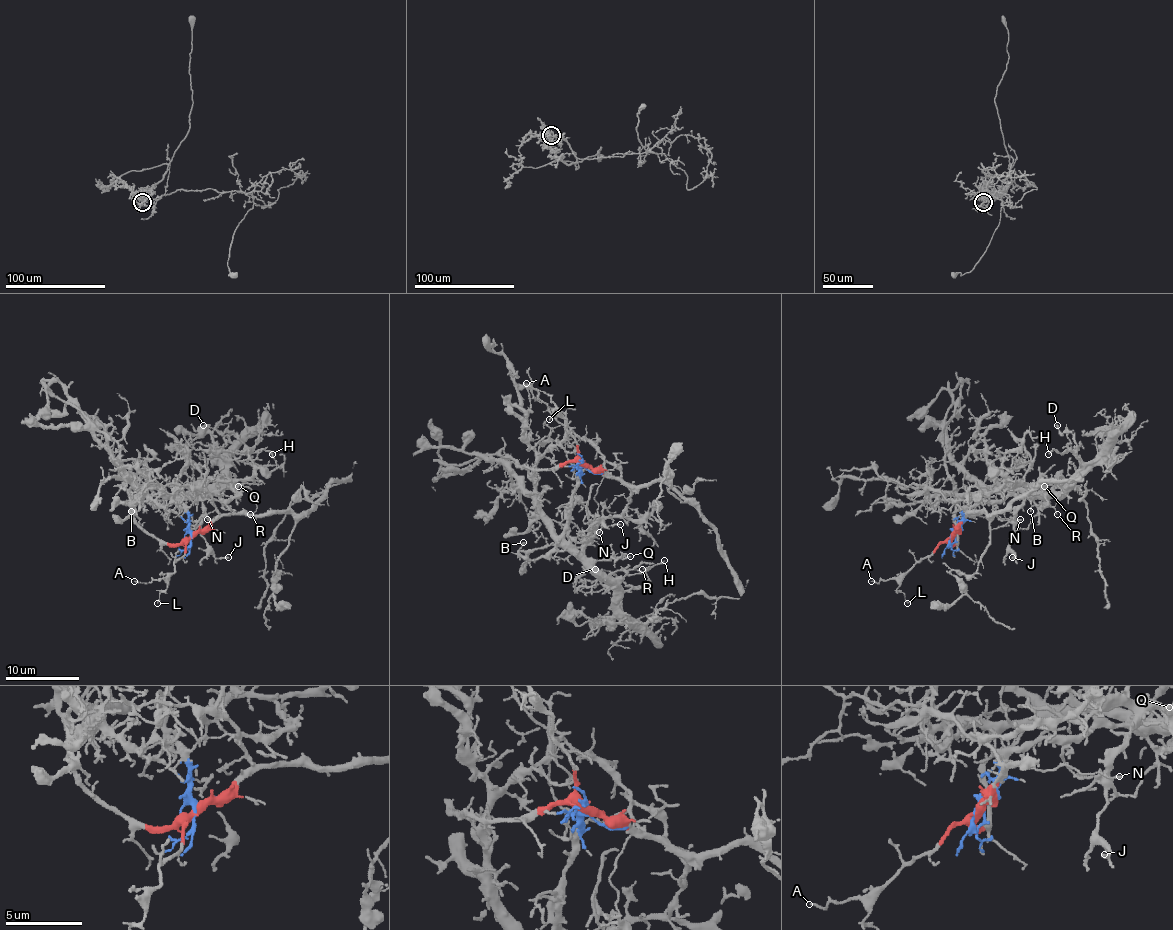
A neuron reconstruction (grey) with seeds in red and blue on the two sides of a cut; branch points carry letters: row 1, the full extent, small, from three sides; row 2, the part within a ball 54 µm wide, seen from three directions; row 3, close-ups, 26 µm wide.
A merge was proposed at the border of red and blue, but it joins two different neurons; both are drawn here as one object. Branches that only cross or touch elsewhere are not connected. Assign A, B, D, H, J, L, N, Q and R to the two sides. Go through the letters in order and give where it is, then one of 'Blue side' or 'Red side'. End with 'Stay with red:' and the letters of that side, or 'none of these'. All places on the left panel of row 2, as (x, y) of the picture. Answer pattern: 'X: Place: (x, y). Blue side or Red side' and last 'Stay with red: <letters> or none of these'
A: Place: (134, 581). Red side
B: Place: (131, 511). Blue side
D: Place: (203, 425). Blue side
H: Place: (272, 454). Blue side
J: Place: (228, 557). Blue side
L: Place: (157, 603). Red side
N: Place: (207, 519). Red side
Q: Place: (238, 486). Blue side
R: Place: (250, 514). Blue side
Stay with red: A, L, N

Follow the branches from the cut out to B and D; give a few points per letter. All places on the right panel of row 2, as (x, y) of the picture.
B: (952, 535), (969, 508), (1022, 495), (1037, 506), (1048, 502), (1035, 504), (1030, 511)
D: (952, 535), (969, 508), (1026, 495), (1061, 491), (1079, 467), (1079, 460), (1070, 432), (1061, 432), (1057, 425)

